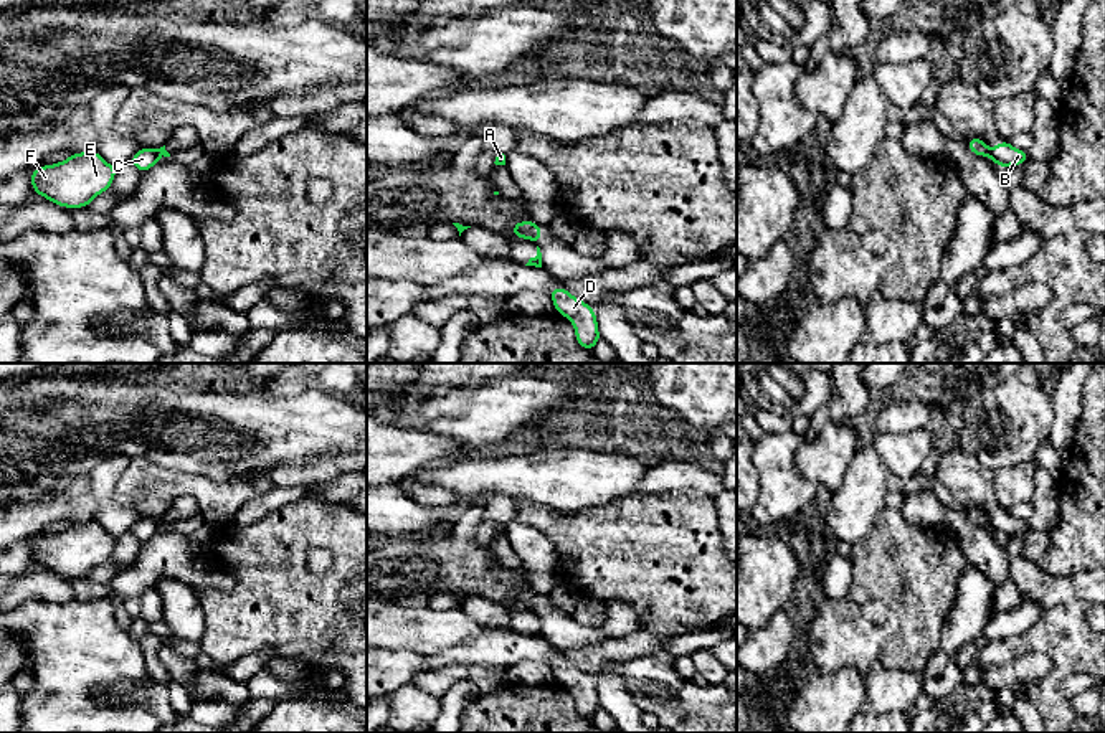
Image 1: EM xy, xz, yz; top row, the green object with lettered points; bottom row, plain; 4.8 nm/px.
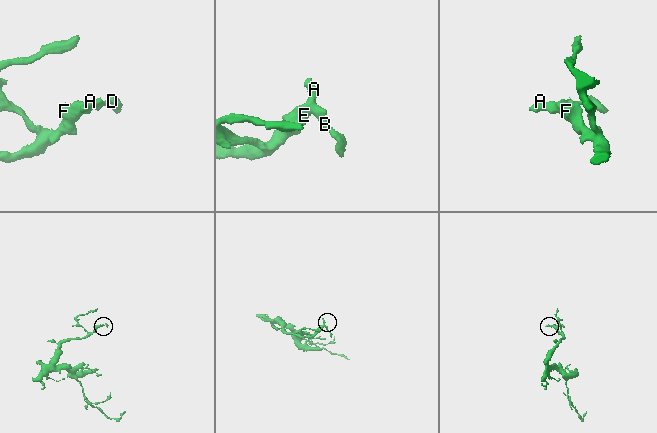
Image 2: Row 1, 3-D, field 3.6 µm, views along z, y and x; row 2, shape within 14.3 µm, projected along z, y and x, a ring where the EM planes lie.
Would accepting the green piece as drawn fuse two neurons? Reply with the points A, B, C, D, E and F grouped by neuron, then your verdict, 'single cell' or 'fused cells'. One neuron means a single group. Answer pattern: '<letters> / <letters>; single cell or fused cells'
A C E F / B D; fused cells

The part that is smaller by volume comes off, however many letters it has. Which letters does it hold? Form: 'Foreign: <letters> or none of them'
Foreign: B, D

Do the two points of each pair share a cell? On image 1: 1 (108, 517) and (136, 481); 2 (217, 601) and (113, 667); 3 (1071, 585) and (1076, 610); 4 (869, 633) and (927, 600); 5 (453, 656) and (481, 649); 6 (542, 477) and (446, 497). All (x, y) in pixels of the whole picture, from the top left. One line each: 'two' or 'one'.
1: two
2: two
3: two
4: two
5: one
6: two

